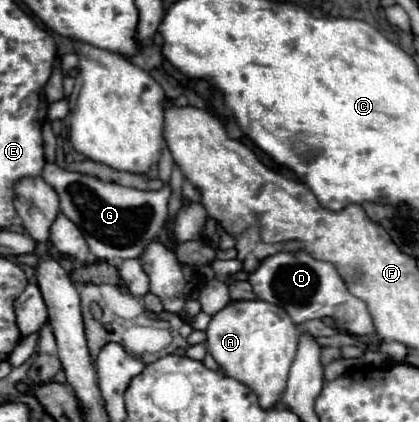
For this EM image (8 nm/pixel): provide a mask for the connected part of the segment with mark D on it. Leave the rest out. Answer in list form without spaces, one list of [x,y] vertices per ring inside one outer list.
[[[279,252],[263,260],[259,270],[249,276],[253,292],[275,306],[281,306],[295,324],[313,320],[313,318],[333,318],[341,332],[349,332],[351,336],[365,336],[375,332],[373,318],[363,300],[355,298],[335,266],[329,262],[319,262],[305,252]]]

